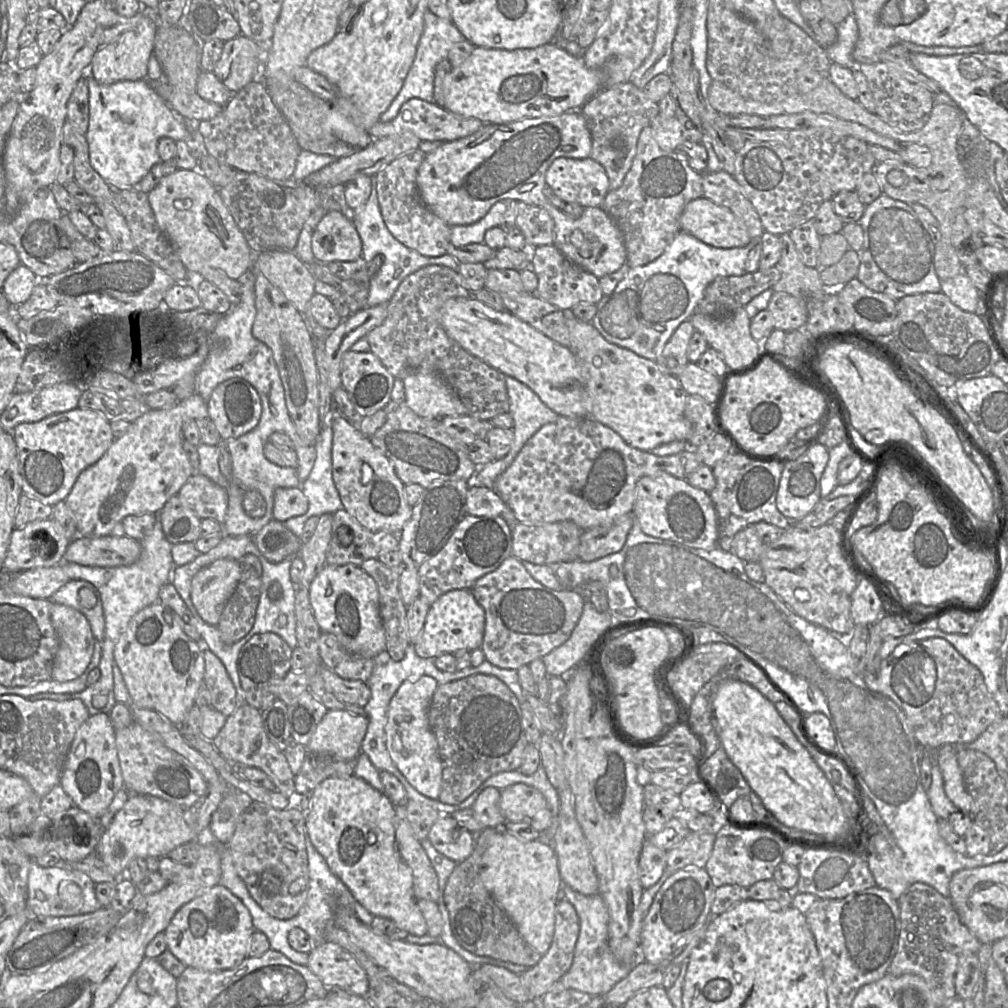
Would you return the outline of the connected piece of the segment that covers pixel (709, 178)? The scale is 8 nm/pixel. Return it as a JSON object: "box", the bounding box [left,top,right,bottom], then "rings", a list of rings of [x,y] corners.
{"box":[702,171,765,239],"rings":[[[725,171],[704,172],[702,187],[702,197],[729,208],[752,239],[760,239],[765,233],[759,214],[743,195],[733,175]]]}

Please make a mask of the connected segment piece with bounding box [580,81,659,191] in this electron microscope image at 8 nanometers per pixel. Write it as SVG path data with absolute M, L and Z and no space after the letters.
M630 81L603 89L587 101L580 112L591 135L589 158L600 163L608 176L610 191L617 189L631 168L637 150L637 141L643 128L659 115L658 102L651 100L643 88Z

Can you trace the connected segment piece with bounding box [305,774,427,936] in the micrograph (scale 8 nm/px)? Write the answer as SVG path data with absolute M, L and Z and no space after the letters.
M353 774L348 777L327 778L313 790L305 816L305 827L312 845L358 903L372 915L389 918L399 928L410 934L422 936L427 934L427 925L414 897L412 870L396 847L394 816L395 805L389 797Z

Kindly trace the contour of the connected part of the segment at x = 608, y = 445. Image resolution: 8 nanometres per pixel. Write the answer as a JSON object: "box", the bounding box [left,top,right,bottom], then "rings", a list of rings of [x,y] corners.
{"box":[493,417,702,530],"rings":[[[560,417],[552,423],[542,426],[522,447],[512,464],[500,474],[493,483],[494,489],[507,507],[511,509],[518,523],[525,525],[541,525],[545,523],[554,523],[559,521],[571,521],[583,530],[588,530],[596,526],[609,525],[617,518],[632,511],[635,490],[638,481],[644,476],[668,473],[676,478],[686,479],[688,475],[693,473],[702,465],[700,458],[697,456],[693,448],[687,449],[678,454],[669,456],[656,456],[652,452],[639,450],[628,445],[623,438],[608,426],[589,417]]]}

